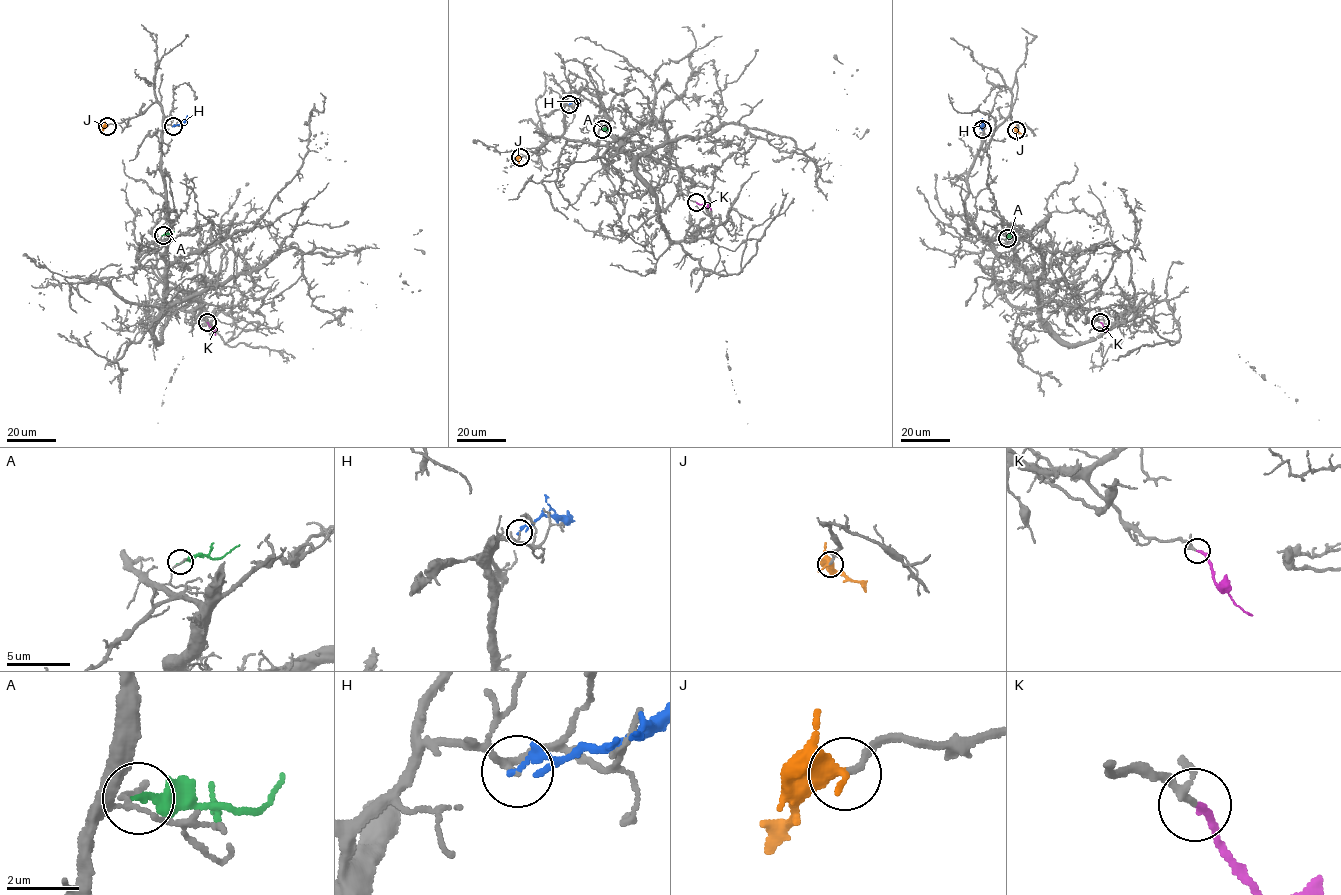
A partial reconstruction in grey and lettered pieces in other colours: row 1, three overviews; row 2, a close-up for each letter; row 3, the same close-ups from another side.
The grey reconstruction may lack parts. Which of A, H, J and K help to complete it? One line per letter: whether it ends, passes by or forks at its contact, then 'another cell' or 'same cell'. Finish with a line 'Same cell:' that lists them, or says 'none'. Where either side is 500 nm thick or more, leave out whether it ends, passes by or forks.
A: it ends; another cell
H: it ends; another cell
J: it ends; same cell
K: it ends; same cell
Same cell: J, K

